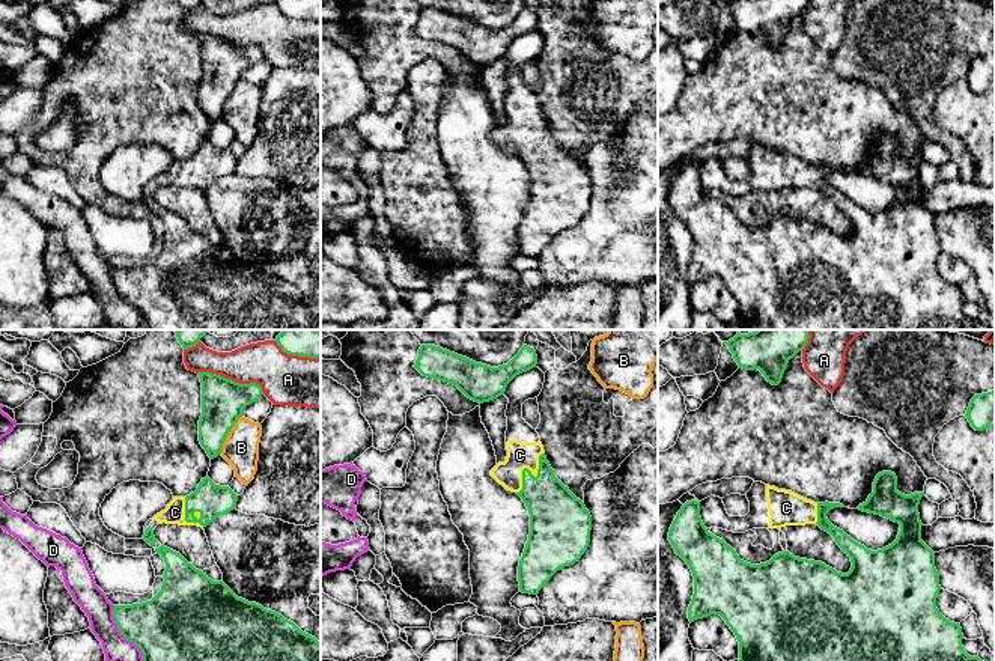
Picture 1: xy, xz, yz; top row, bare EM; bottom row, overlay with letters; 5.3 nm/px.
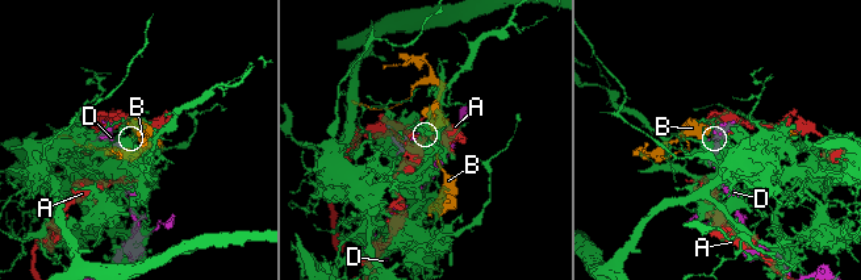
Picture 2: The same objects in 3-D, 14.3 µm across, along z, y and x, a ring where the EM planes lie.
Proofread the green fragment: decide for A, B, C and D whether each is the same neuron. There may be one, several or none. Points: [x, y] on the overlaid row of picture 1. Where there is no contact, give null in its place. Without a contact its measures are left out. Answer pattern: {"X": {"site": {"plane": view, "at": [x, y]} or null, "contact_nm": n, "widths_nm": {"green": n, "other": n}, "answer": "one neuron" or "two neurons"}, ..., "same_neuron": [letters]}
{"A": {"site": {"plane": "xy", "at": [231, 380]}, "contact_nm": 380, "widths_nm": {"green": 220, "other": 220}, "answer": "two neurons"}, "B": {"site": {"plane": "xy", "at": [228, 434]}, "contact_nm": 240, "widths_nm": {"green": 220, "other": 190}, "answer": "two neurons"}, "C": {"site": {"plane": "xz", "at": [529, 470]}, "contact_nm": 260, "widths_nm": {"green": 260, "other": 140}, "answer": "one neuron"}, "D": {"site": {"plane": "xy", "at": [122, 634]}, "contact_nm": 340, "widths_nm": {"green": 360, "other": 150}, "answer": "two neurons"}, "same_neuron": ["C"]}

